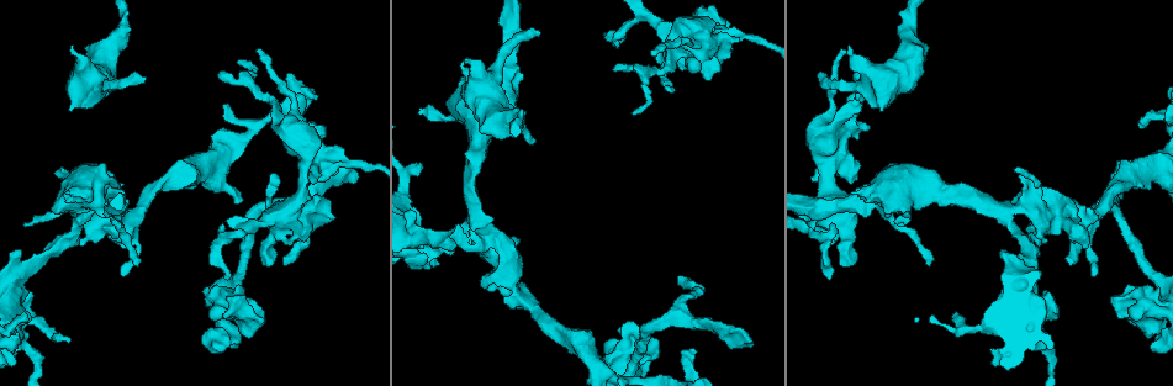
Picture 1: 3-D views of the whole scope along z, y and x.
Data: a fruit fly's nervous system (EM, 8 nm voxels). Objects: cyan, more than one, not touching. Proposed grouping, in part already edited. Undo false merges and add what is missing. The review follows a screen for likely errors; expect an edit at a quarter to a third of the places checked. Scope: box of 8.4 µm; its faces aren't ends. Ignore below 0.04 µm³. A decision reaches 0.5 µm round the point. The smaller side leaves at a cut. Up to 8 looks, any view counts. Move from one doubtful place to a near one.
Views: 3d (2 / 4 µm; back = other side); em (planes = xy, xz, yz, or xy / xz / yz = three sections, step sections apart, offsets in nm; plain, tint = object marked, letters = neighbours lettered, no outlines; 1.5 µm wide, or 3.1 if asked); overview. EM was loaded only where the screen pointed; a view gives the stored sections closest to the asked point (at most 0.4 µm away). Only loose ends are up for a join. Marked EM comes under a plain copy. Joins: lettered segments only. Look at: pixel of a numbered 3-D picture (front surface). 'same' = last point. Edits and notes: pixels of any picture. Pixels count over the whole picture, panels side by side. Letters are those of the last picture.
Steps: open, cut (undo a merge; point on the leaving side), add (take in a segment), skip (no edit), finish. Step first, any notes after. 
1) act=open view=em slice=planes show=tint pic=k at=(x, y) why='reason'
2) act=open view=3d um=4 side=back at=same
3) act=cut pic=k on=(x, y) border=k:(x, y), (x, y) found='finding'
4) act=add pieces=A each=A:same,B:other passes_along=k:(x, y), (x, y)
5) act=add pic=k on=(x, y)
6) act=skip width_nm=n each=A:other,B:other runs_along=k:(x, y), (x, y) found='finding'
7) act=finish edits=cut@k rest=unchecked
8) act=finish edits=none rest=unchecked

act=open view=em slice=planes show=letters pic=1 at=(1140, 120) why='branch stops here'

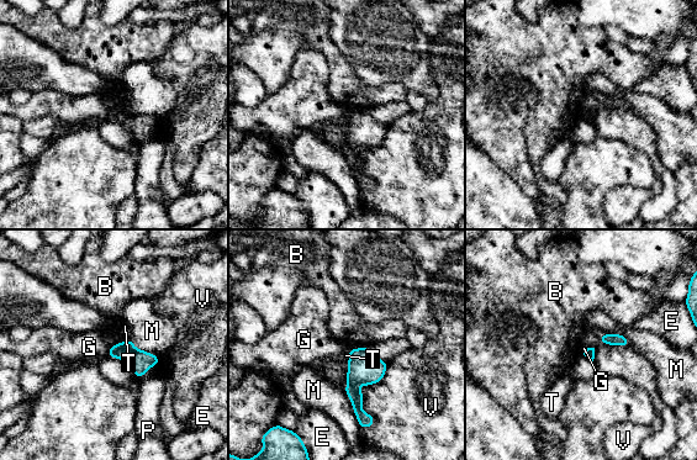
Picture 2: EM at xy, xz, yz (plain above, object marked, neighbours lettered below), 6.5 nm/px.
act=skip longest_contact=V:460nm each=B:other,E:other,G:other,M:other,P:other,T:other,V:other border=2:(110, 347), (106, 354) found='none of them fits'

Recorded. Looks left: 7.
act=open view=em slice=planes show=letters pic=1 at=(651, 50)

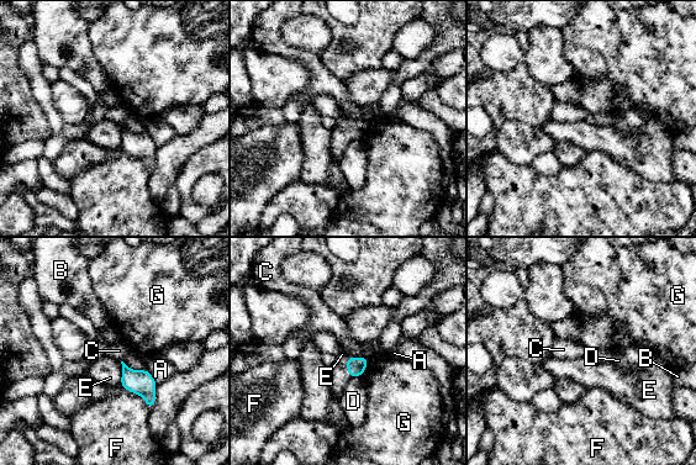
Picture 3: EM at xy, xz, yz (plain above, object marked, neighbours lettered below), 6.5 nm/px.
act=skip width_nm=80 each=A:other,B:other,C:other,D:other,E:other,F:other,G:other border=3:(348, 355), (362, 357) found='no lettered segment goes on from it'

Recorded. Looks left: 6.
act=open view=em slice=planes show=tint pic=1 at=(143, 83) why='an open end'

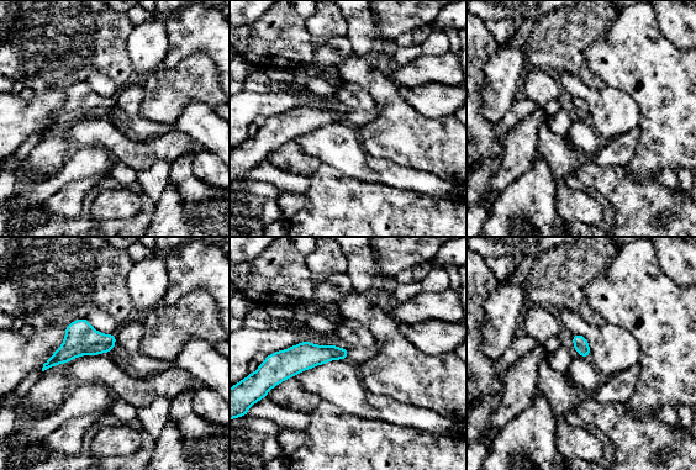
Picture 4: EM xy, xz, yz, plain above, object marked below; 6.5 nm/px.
act=open view=em slice=planes show=letters at=same why='see the neighbours'

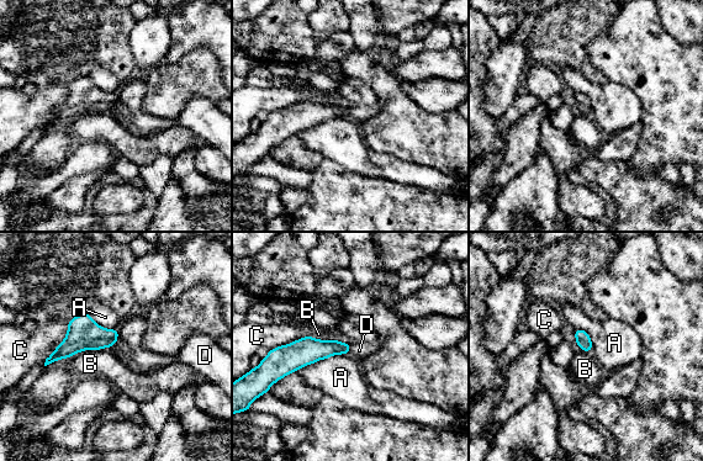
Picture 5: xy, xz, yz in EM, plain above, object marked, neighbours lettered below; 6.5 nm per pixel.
act=add pieces=D each=A:other,B:other,C:other,D:same found='it goes on there'

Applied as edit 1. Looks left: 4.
act=finish edits=add@5 rest=unchecked

